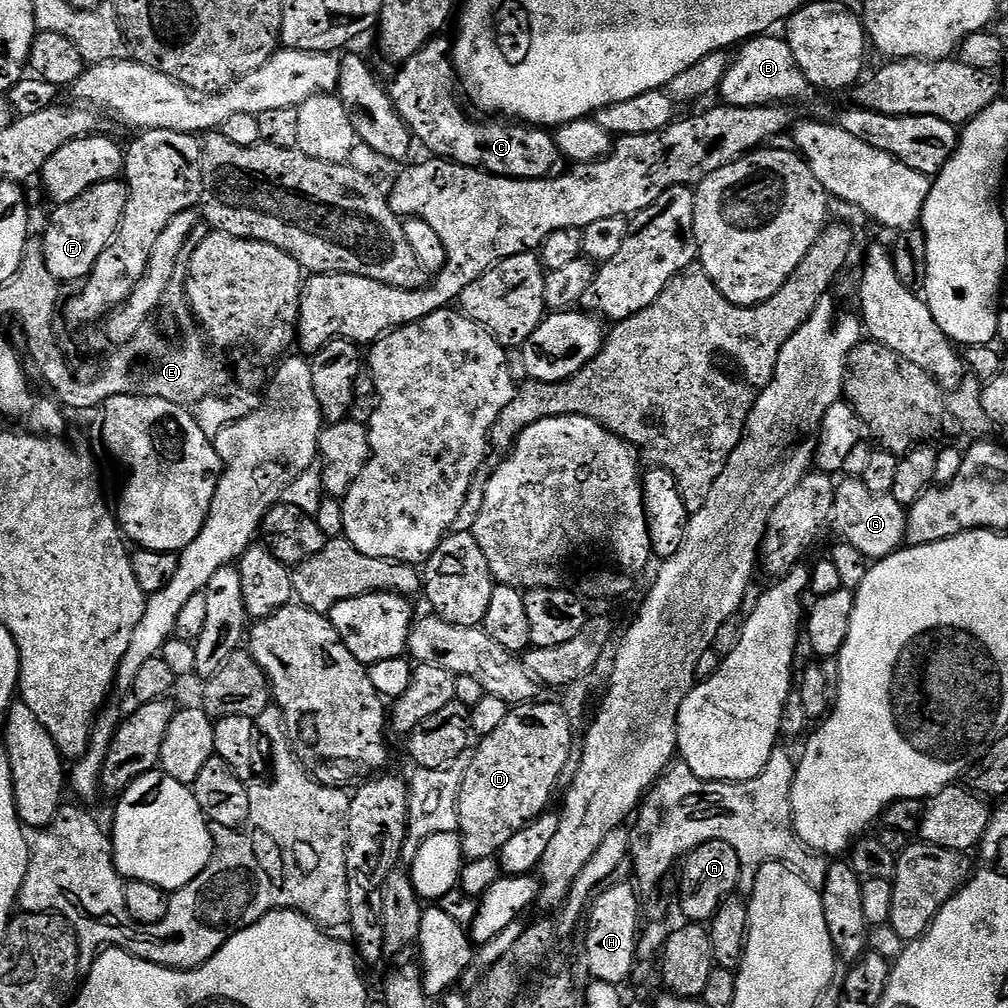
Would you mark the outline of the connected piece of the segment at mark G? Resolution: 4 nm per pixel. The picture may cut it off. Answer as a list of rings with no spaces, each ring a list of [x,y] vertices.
[[[844,478],[837,483],[834,520],[841,524],[840,532],[844,535],[841,537],[846,543],[862,550],[870,562],[885,560],[893,552],[900,551],[908,535],[905,505],[899,504],[890,494],[876,494],[860,478]]]

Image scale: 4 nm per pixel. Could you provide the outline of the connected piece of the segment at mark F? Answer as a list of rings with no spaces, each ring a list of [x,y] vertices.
[[[117,178],[107,180],[74,198],[74,202],[53,207],[52,217],[48,220],[48,229],[42,232],[44,242],[44,265],[46,270],[57,282],[64,280],[76,280],[83,282],[94,270],[94,262],[98,262],[98,257],[102,255],[102,250],[110,246],[110,242],[116,237],[116,231],[120,229],[120,223],[126,210],[126,198],[128,197],[128,186],[123,179]]]

